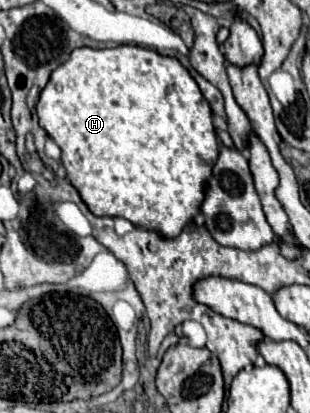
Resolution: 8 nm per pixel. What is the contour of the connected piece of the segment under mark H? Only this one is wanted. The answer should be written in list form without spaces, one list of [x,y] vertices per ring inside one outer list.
[[[122,44],[116,48],[78,48],[50,74],[50,82],[36,104],[40,126],[62,150],[62,164],[72,186],[96,216],[122,216],[134,226],[176,238],[198,214],[204,182],[218,158],[212,108],[188,70],[156,50]]]

